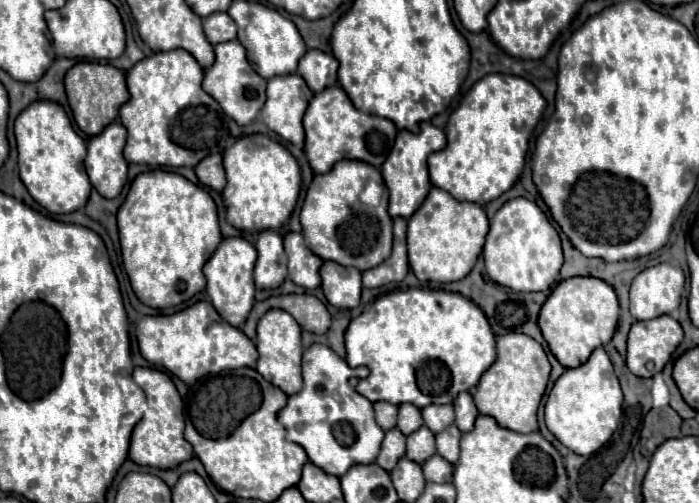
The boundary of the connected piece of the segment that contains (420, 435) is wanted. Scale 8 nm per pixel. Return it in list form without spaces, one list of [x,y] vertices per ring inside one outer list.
[[[420,427],[408,435],[408,443],[406,443],[406,457],[408,459],[412,459],[416,463],[424,463],[434,453],[436,453],[434,433],[428,427]]]

